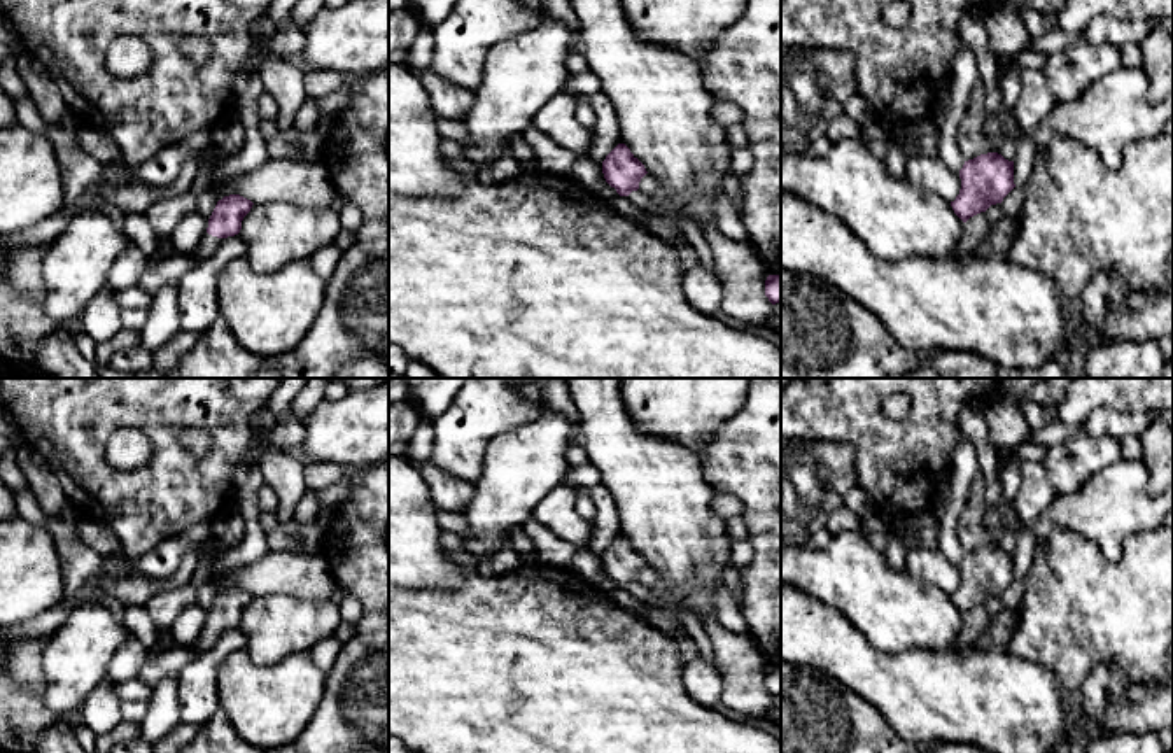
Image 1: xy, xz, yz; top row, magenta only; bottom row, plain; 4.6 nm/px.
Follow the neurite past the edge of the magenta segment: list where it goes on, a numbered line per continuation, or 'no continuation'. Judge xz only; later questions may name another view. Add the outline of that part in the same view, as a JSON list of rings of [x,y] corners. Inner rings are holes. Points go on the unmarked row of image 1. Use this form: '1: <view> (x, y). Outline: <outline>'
no continuation

